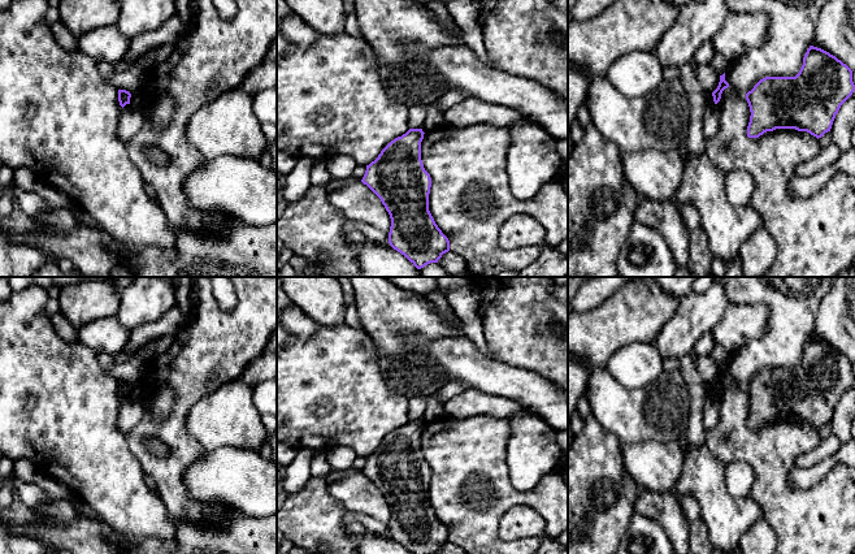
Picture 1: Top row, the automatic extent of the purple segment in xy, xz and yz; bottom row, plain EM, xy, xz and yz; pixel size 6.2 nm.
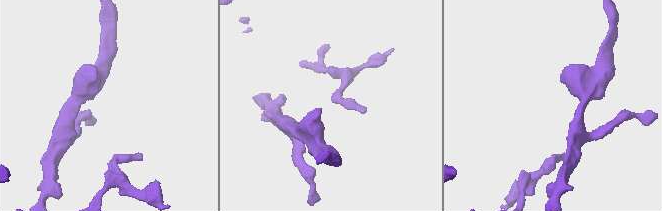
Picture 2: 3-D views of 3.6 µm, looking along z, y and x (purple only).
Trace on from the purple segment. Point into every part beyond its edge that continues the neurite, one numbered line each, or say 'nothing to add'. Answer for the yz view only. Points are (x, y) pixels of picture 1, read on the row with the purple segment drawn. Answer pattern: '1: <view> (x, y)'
nothing to add

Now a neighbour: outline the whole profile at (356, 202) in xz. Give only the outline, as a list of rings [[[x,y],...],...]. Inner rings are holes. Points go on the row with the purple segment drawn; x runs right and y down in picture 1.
[[[361,181],[327,192],[327,200],[346,218],[364,222],[389,235],[390,215],[381,199]]]

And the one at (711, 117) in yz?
[[[717,104],[708,105],[702,118],[703,131],[707,138],[715,135],[720,126],[720,109]]]

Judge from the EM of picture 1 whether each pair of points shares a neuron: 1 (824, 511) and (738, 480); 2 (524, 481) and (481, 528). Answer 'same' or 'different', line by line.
1: different
2: different

